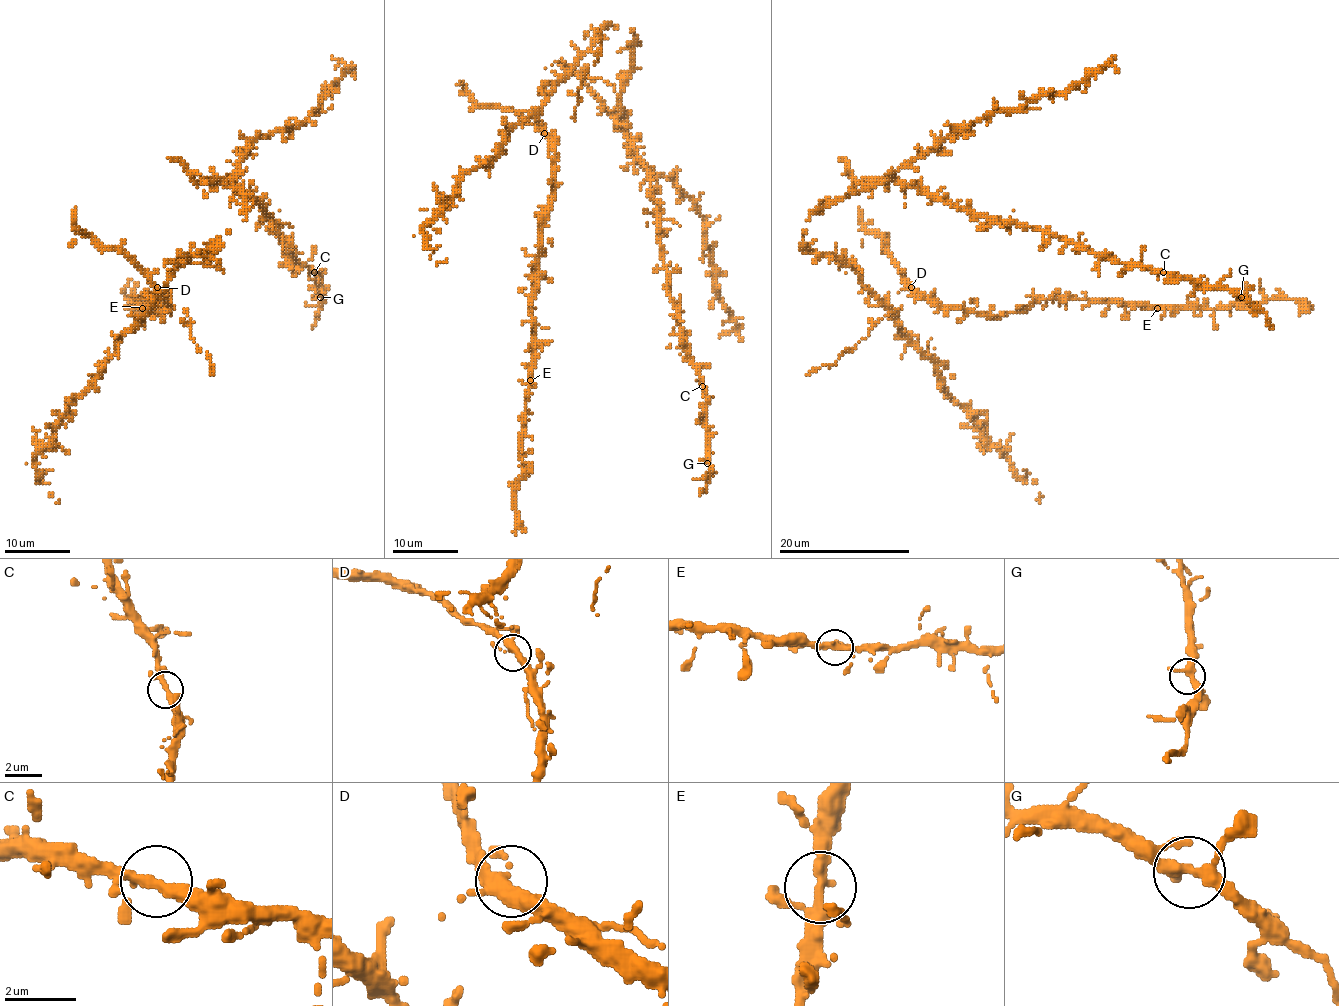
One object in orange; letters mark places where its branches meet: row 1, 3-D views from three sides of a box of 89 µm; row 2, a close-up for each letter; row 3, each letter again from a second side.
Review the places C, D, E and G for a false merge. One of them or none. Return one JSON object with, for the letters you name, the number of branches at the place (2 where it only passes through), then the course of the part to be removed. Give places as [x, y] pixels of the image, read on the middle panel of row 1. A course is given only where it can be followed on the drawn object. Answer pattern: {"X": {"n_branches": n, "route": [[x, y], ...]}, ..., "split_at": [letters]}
{"split_at": []}

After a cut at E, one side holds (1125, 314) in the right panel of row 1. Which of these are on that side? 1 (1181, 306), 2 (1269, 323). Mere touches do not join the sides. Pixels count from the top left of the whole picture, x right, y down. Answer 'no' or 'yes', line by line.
1: no
2: yes

